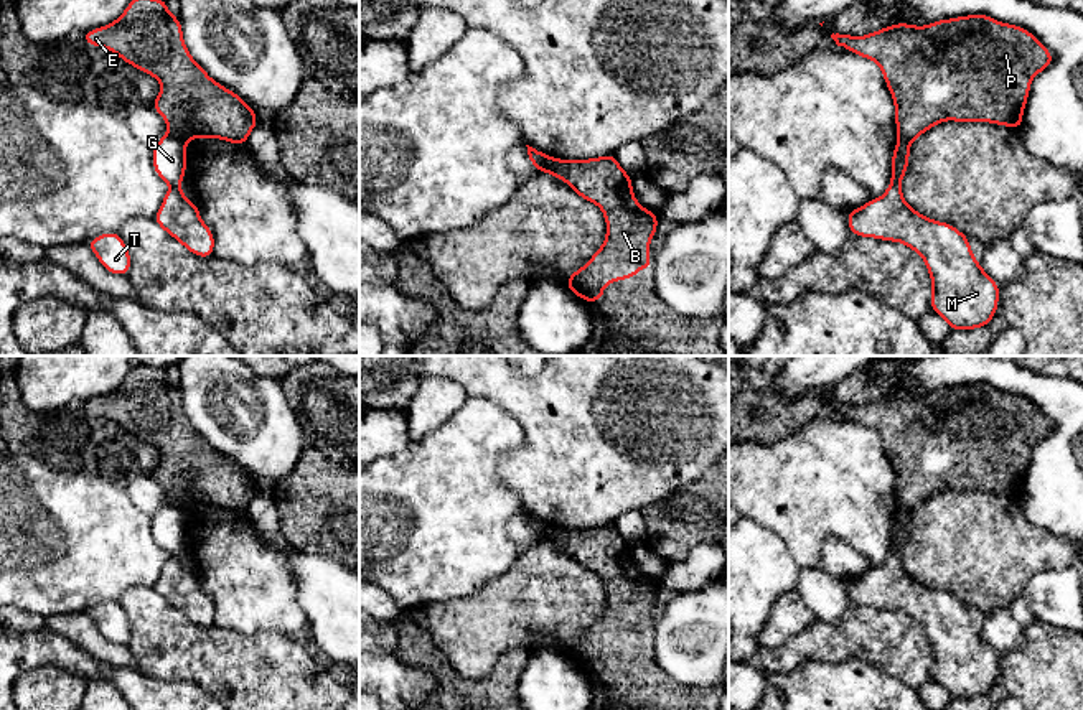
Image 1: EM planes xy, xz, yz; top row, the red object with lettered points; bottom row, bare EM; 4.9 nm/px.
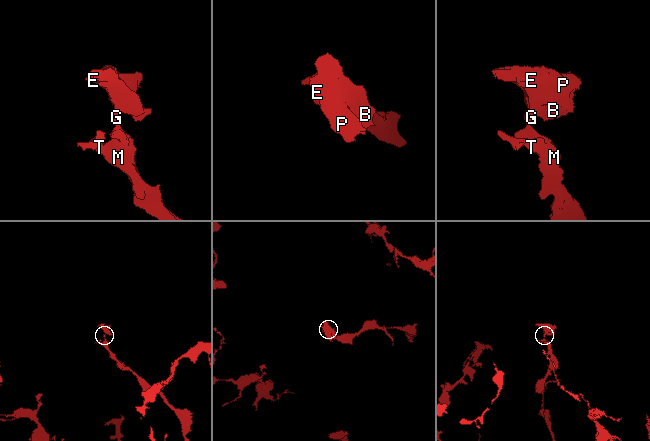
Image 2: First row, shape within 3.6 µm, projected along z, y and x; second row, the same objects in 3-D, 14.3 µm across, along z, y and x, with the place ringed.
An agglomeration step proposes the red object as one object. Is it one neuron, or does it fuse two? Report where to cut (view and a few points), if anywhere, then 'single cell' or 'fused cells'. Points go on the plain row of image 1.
cut in xy along (168, 501), (183, 511); fused cells

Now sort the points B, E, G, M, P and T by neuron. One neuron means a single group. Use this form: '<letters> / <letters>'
B E P / G M T

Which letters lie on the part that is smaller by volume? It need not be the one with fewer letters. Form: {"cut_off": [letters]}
{"cut_off": ["B", "E", "P"]}

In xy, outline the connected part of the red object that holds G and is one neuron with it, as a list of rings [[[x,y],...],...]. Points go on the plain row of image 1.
[[[170,502],[162,506],[152,521],[153,539],[170,554],[155,591],[175,606],[183,616],[198,626],[211,626],[214,603],[203,591],[199,578],[181,562],[181,550],[186,542],[186,512]]]

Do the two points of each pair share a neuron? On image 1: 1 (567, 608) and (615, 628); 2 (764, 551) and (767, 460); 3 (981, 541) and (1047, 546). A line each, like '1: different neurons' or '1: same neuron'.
1: different neurons
2: different neurons
3: same neuron

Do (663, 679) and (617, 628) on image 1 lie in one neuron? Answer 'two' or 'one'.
one

